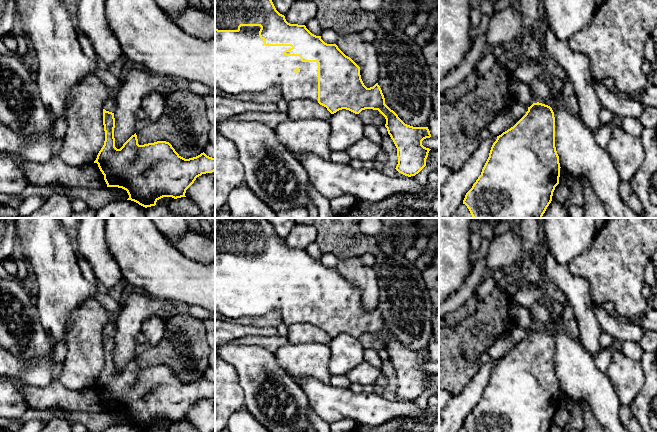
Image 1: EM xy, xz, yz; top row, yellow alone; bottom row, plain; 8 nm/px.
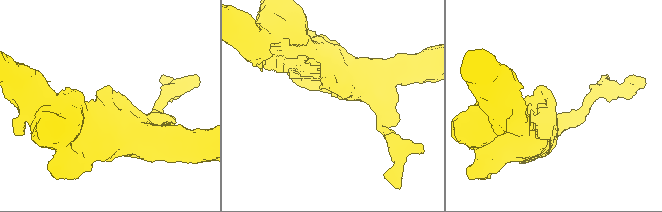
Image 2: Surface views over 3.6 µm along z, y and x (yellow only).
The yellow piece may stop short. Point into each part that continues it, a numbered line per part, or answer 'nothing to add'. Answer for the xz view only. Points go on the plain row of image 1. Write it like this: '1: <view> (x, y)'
1: xz (243, 287)

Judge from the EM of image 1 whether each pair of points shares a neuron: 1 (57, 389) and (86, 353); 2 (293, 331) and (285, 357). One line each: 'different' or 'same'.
1: different
2: different

